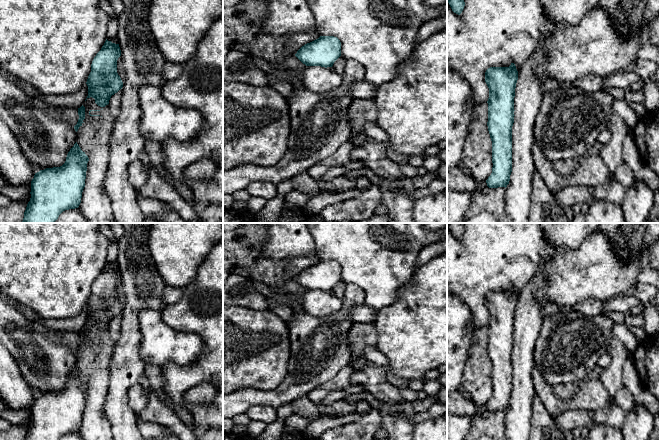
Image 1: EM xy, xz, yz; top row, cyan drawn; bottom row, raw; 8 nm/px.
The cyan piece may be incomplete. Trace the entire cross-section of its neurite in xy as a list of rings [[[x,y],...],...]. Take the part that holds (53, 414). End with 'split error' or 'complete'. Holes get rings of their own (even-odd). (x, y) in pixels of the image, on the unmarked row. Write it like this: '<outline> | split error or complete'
[[[76,366],[62,390],[35,397],[24,440],[59,440],[65,434],[78,432],[88,385],[88,380]]] | complete

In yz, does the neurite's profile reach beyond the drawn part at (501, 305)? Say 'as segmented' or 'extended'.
as segmented

